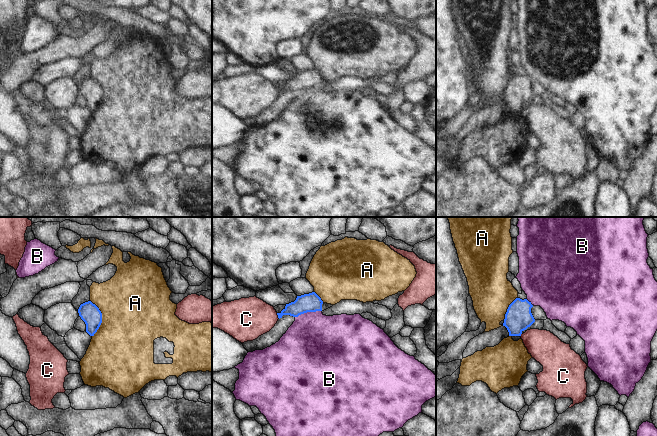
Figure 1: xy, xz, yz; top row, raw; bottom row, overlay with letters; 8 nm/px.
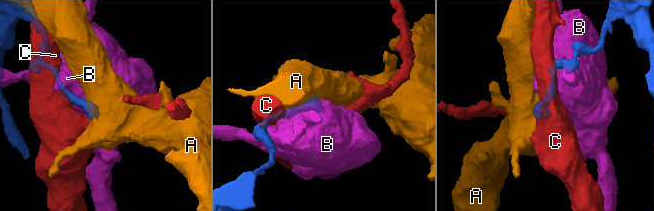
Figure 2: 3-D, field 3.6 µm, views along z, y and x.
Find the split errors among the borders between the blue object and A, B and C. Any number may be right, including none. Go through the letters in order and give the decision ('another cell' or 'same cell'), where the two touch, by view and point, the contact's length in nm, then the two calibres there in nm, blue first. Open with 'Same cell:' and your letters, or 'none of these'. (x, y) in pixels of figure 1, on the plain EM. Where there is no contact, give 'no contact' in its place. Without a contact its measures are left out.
Same cell: none of these
A: another cell | xy (101, 94) | 300 nm | 160/500 nm
B: another cell | xz (308, 87) | 220 nm | 150/460 nm
C: another cell | xz (278, 92) | 50 nm | 150/340 nm

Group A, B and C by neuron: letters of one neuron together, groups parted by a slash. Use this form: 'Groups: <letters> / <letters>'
Groups: A / B / C.

